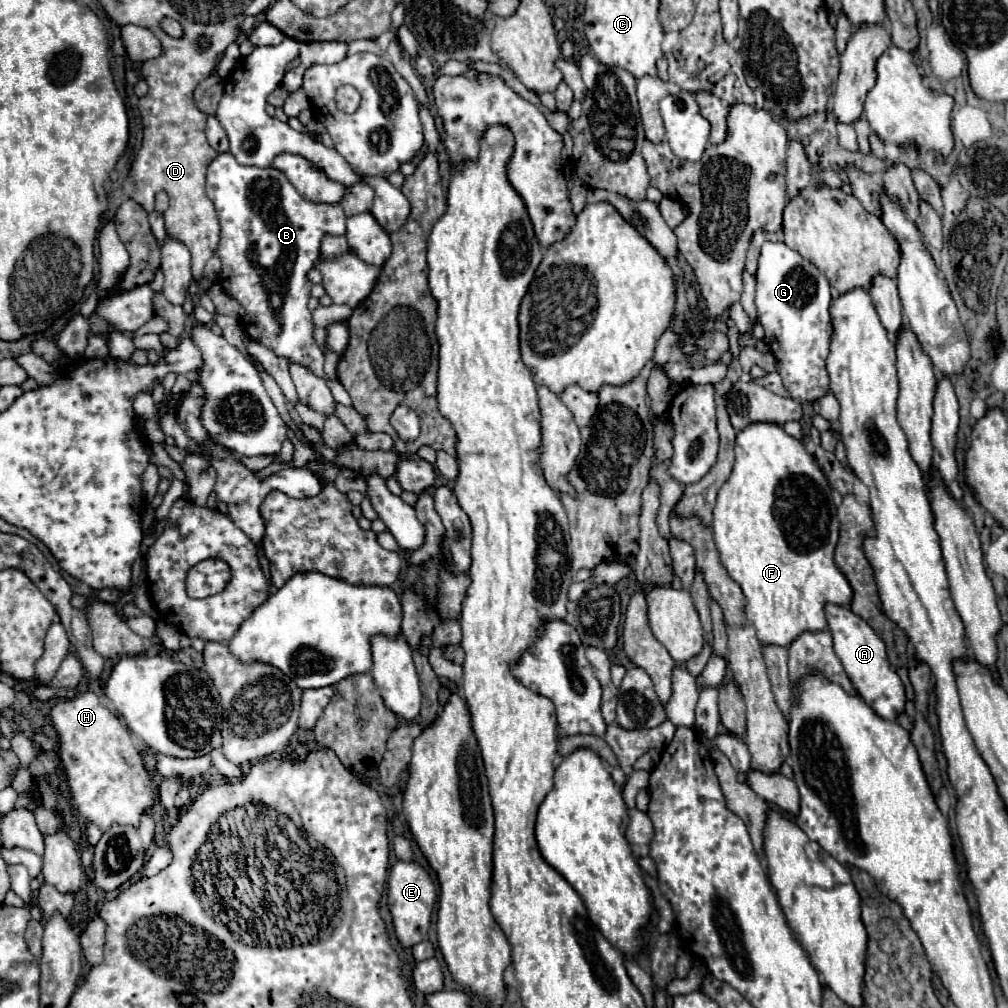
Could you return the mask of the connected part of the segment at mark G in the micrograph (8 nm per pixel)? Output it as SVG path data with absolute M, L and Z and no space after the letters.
M765 241L761 247L759 267L755 273L757 279L757 321L765 329L763 341L769 345L771 353L777 359L777 371L787 387L789 395L797 401L813 403L821 395L829 393L829 375L825 371L825 357L829 353L829 339L831 339L831 319L829 319L829 301L831 301L831 287L827 277L807 259L803 259L797 251L789 249L783 241Z

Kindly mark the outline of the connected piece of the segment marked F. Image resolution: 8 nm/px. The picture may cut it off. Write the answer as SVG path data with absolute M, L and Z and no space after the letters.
M753 421L751 425L747 425L745 429L737 431L737 441L735 441L735 465L733 465L733 473L729 475L729 479L721 485L719 493L717 493L717 503L713 509L713 537L715 537L715 545L719 549L721 555L721 563L725 565L727 573L741 585L743 595L747 597L747 619L755 625L757 629L757 639L763 645L783 645L787 647L801 631L821 631L827 627L825 615L823 615L823 605L825 603L835 603L835 605L849 605L853 591L847 583L847 579L843 577L843 573L837 569L835 561L833 561L833 551L839 539L839 521L837 521L837 511L833 505L833 495L831 495L831 485L825 477L825 473L819 469L817 461L807 453L805 445L801 439L785 433L785 429L781 425L775 423L765 423L765 421Z

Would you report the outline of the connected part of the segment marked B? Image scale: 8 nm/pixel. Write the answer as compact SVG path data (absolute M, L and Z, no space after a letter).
M219 153L215 161L211 161L207 169L207 197L213 201L219 225L221 225L221 239L217 247L217 257L223 263L219 273L219 283L227 295L237 299L245 309L245 319L241 319L243 331L267 345L279 357L289 361L301 363L309 367L315 375L323 377L323 351L313 343L313 323L311 311L307 309L309 289L311 283L307 281L307 271L313 267L319 255L319 243L325 233L343 235L347 215L339 203L325 205L325 203L311 203L307 201L289 181L287 177L273 169L259 169L253 165L241 165L235 161L231 153Z

